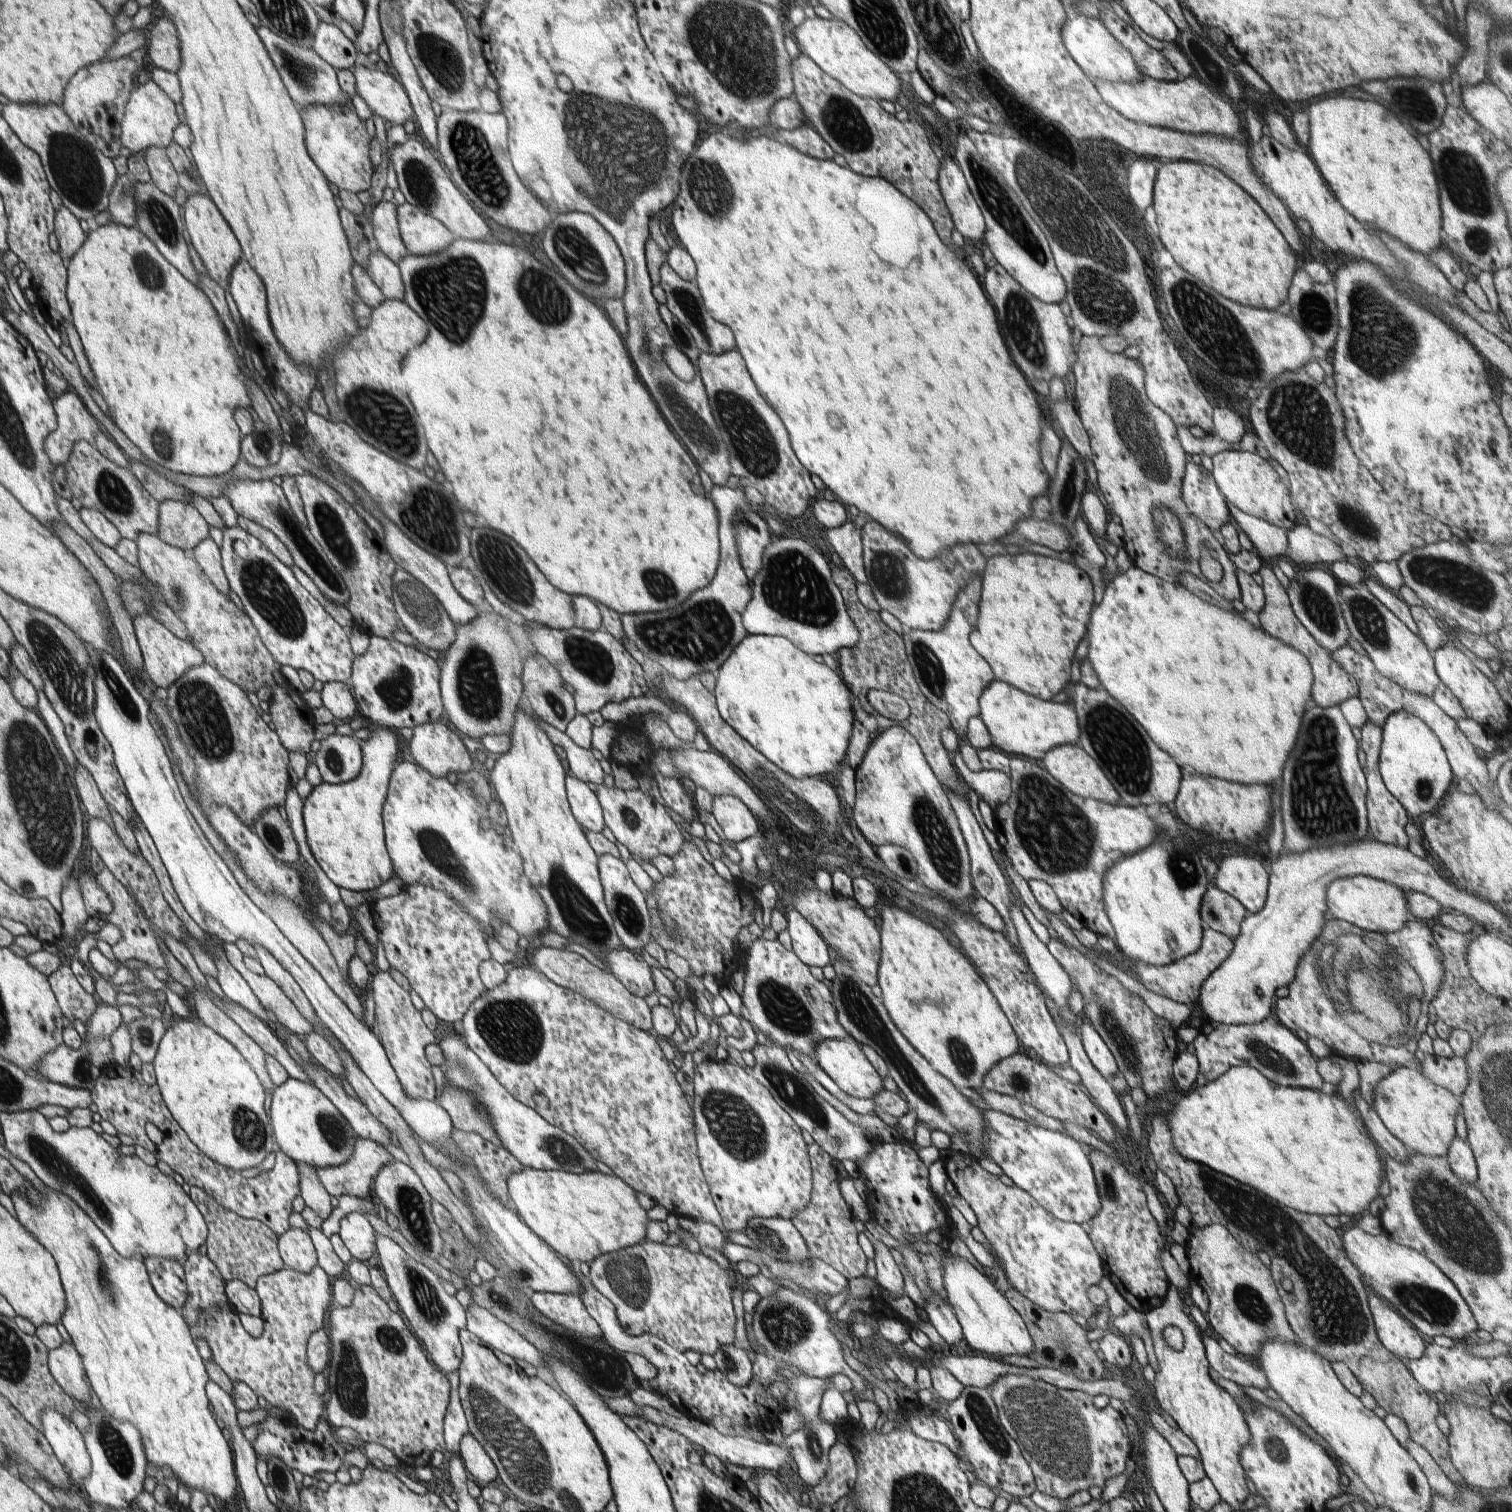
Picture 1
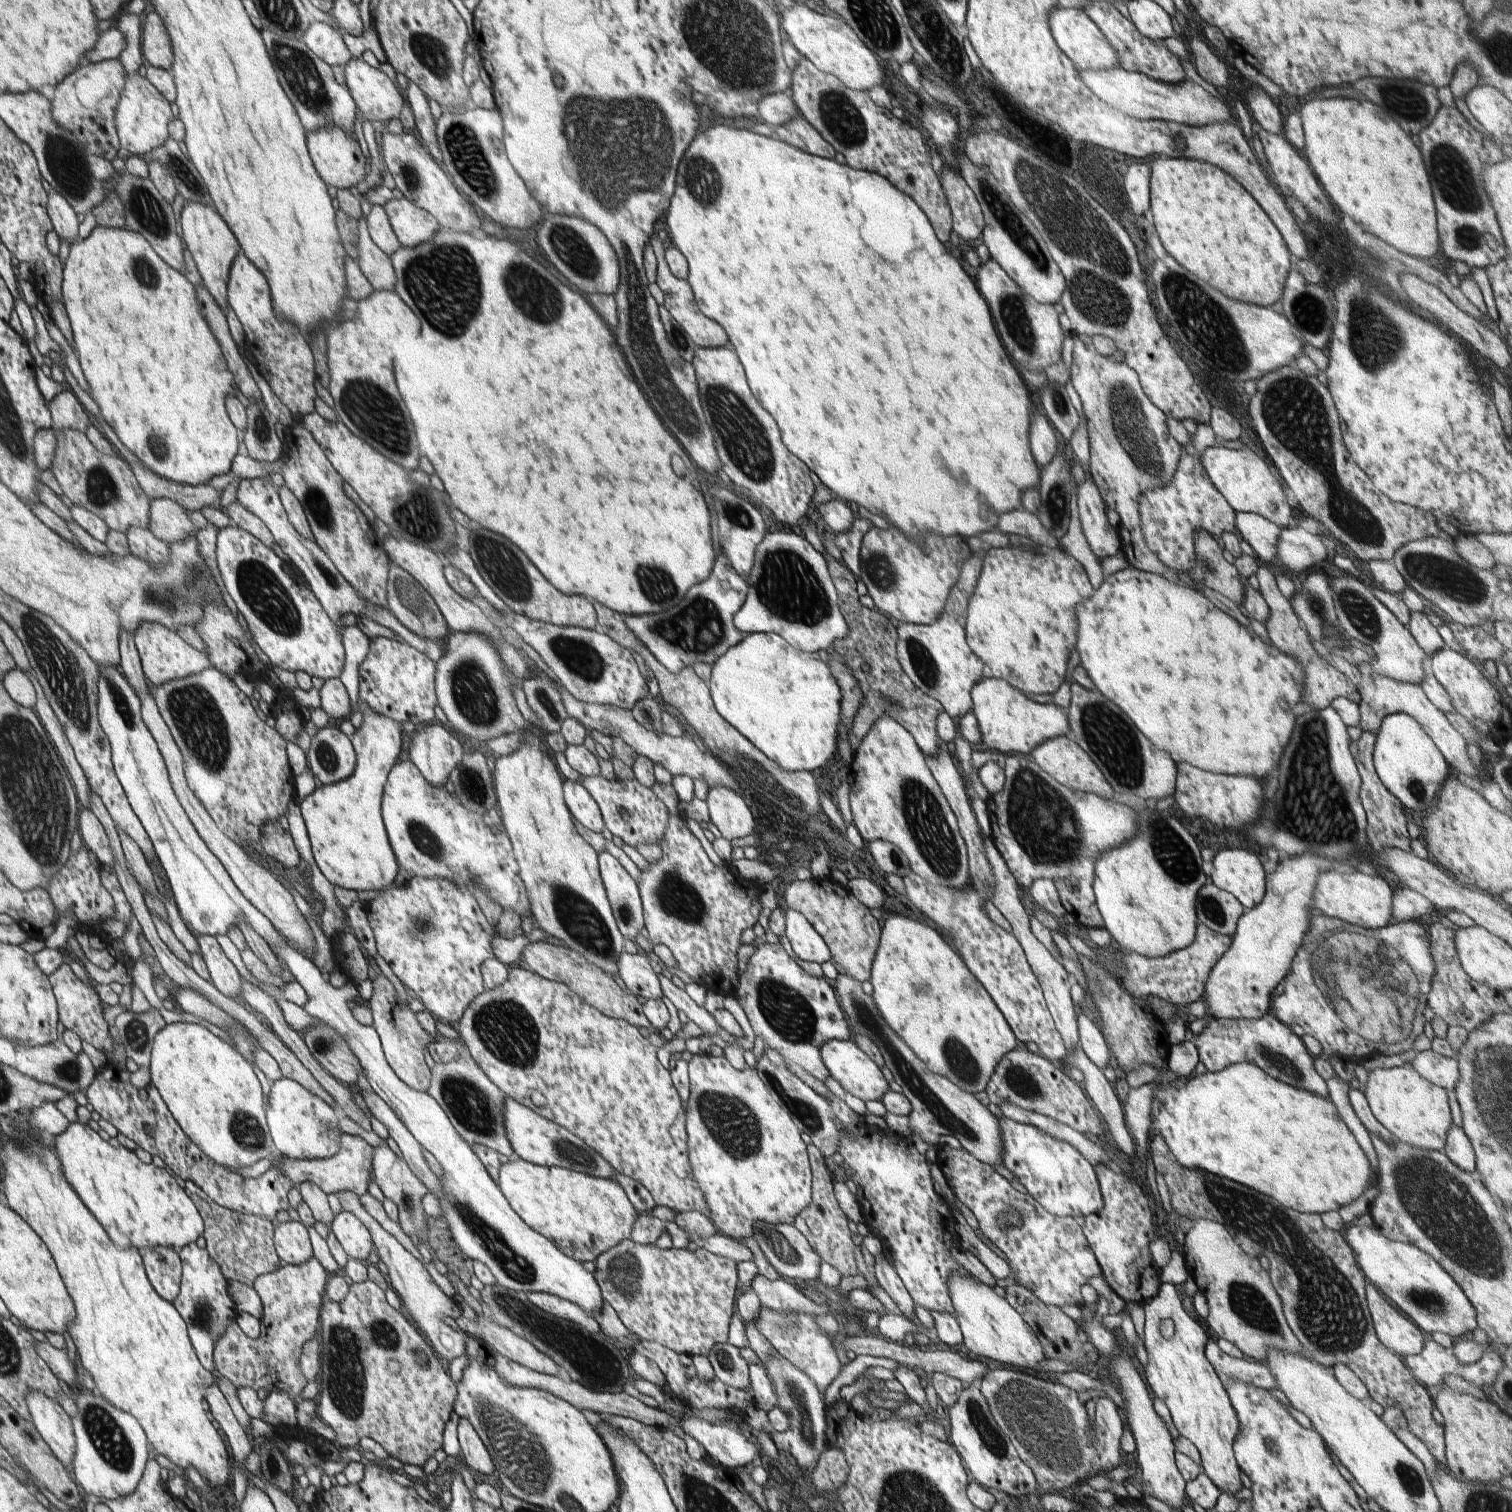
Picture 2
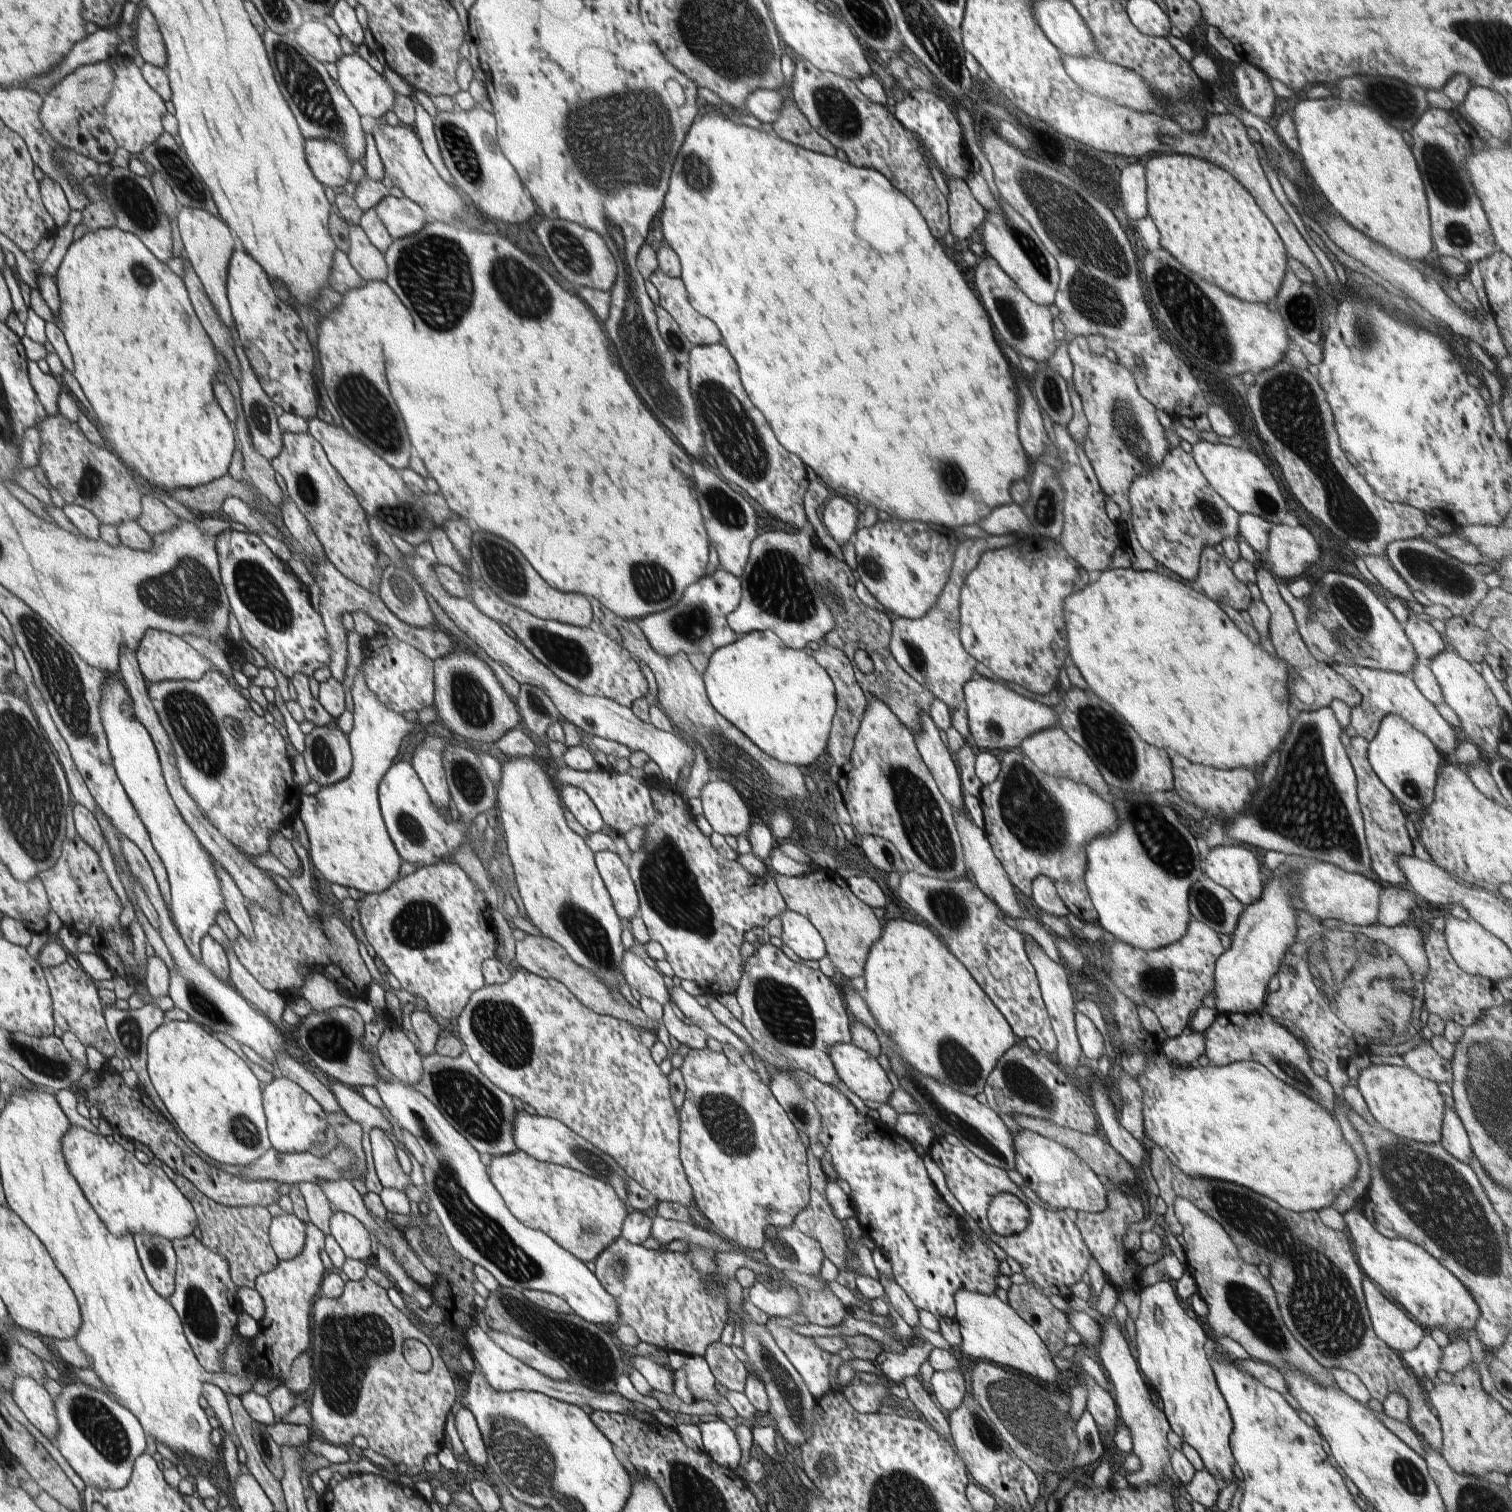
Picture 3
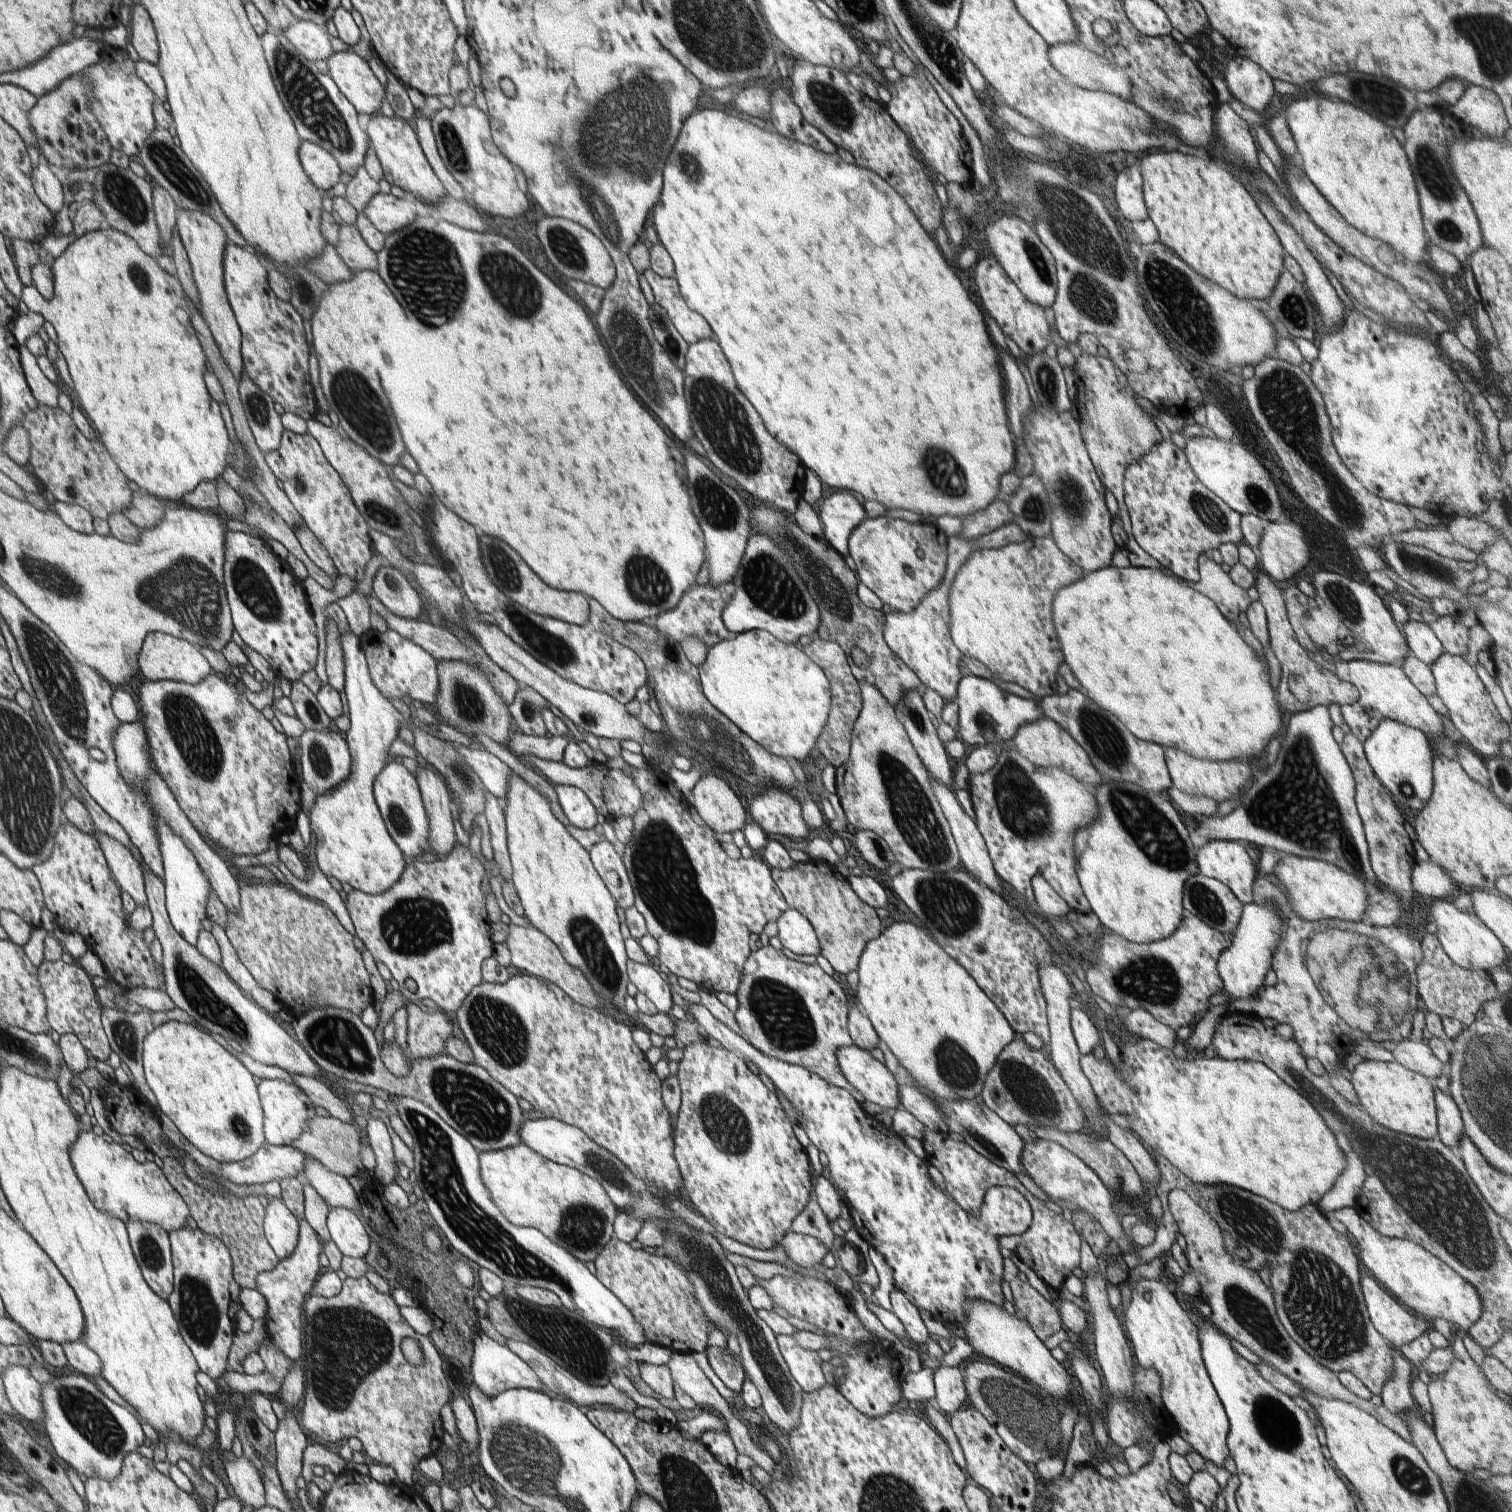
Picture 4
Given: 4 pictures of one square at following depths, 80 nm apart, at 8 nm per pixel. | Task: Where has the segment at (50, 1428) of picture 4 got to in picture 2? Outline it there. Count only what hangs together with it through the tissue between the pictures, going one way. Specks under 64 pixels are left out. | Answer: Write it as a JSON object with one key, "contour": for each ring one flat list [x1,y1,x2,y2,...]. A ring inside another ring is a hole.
{"contour":[[74,1389,76,1408,80,1415,72,1418,75,1430,75,1479,86,1494,99,1497,102,1502,130,1496,141,1483,148,1464,148,1438,139,1420,122,1412,102,1395,92,1390]]}

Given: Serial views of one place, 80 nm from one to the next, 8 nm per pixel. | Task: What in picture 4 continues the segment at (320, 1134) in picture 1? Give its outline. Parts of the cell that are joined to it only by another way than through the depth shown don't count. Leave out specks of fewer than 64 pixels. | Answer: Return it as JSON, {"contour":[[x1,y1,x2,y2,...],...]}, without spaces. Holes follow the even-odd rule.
{"contour":[[265,1079,261,1086,262,1106,265,1108,266,1140,277,1147,290,1146,304,1131,309,1128,309,1122,317,1116,315,1104,309,1096,296,1084,283,1079]]}

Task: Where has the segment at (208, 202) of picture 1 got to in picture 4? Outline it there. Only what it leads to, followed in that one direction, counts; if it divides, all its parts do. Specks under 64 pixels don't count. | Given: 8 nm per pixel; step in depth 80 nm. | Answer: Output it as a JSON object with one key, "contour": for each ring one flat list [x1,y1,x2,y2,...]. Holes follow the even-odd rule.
{"contour":[[179,209,175,215,177,219,175,228,179,230,198,287,201,300,200,314,206,321,216,344,220,347,222,358,225,358,226,364,229,364,230,370,239,382,239,378,244,374,244,360,241,355,241,327,237,323,237,317,229,303,228,293,225,289,224,260,225,248,229,244,228,236,222,225,205,212]]}

